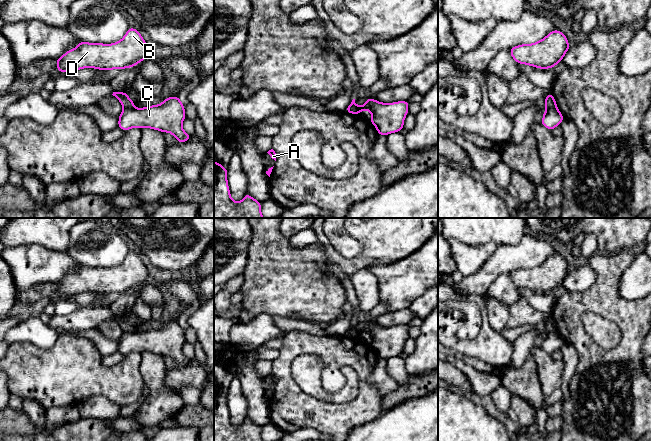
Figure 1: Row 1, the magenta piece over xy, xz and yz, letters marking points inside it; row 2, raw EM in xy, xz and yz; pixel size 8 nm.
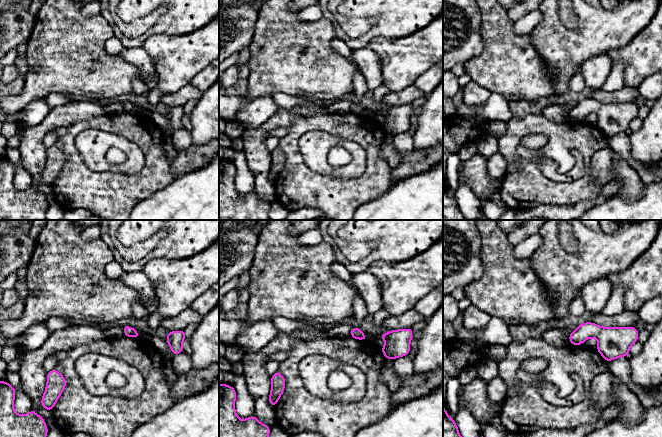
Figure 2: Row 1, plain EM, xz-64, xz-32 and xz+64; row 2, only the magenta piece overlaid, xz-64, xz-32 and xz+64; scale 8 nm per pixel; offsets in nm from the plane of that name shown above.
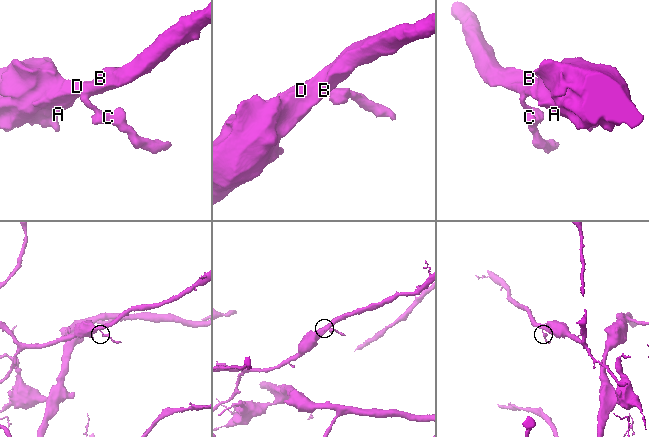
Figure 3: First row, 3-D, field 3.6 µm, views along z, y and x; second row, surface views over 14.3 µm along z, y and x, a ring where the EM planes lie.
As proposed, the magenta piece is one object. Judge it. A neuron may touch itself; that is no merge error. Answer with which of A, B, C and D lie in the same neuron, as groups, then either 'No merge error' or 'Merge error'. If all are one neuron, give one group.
Groups: A B D / C. Merge error

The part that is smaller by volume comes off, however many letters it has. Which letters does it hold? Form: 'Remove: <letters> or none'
Remove: C

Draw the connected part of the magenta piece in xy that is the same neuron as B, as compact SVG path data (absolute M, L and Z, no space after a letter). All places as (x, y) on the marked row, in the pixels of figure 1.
M129 27L125 36L118 42L113 44L102 44L80 41L76 48L68 50L55 61L57 63L58 72L76 71L83 68L95 68L107 71L130 68L146 58L148 58L148 45L146 41L142 38L138 30Z

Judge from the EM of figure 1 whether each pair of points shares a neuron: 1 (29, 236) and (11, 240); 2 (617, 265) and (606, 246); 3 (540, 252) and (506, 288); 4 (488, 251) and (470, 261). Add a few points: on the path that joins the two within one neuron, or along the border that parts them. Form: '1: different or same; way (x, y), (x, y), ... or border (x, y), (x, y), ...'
1: same; way (25, 236), (15, 236)
2: different; border (629, 248), (612, 254), (597, 252)
3: different; border (508, 272), (501, 273), (488, 286)
4: same; way (484, 252), (474, 257)

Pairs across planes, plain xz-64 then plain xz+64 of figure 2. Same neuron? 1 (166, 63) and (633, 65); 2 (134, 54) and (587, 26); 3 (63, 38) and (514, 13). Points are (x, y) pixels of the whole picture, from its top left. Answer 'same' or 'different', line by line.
1: same
2: different
3: different

